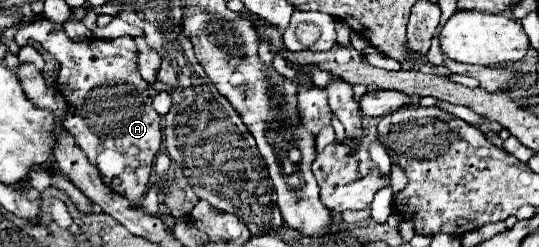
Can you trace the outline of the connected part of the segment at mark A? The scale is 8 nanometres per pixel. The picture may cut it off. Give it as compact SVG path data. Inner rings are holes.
M38 19L16 33L20 45L26 43L26 31L28 41L40 43L60 63L58 91L70 105L64 127L74 135L88 161L96 163L104 185L124 195L132 205L138 205L148 189L152 163L162 143L162 117L150 105L156 91L138 73L134 39L72 41L66 37L62 25Z

